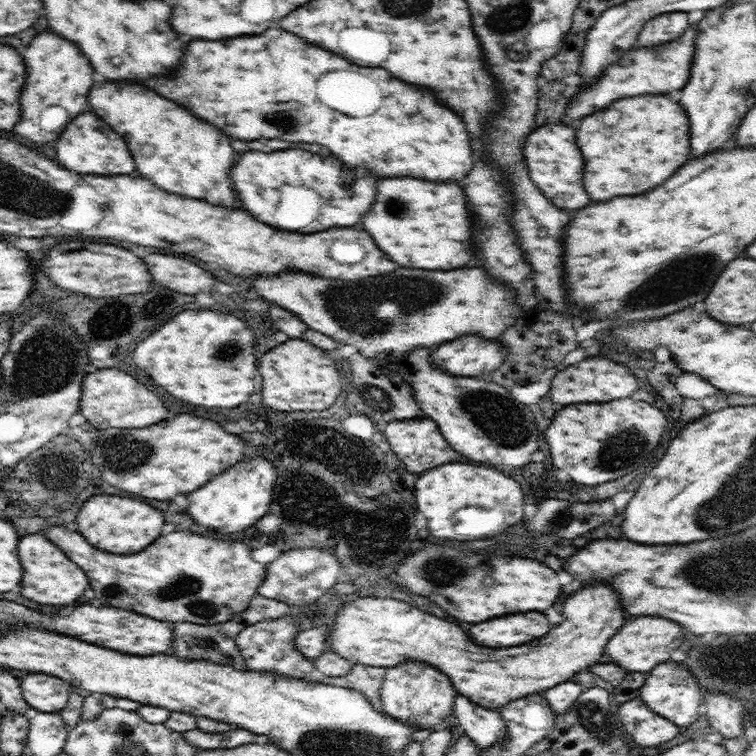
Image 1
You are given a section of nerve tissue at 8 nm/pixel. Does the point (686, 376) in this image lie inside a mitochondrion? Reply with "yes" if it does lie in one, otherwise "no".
no

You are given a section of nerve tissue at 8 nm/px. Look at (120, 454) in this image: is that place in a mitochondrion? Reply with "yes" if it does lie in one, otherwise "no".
yes

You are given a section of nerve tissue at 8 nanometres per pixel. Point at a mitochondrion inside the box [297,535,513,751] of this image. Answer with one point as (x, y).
(439, 571)

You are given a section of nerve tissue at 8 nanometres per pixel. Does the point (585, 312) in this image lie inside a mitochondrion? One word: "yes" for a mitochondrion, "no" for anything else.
no

